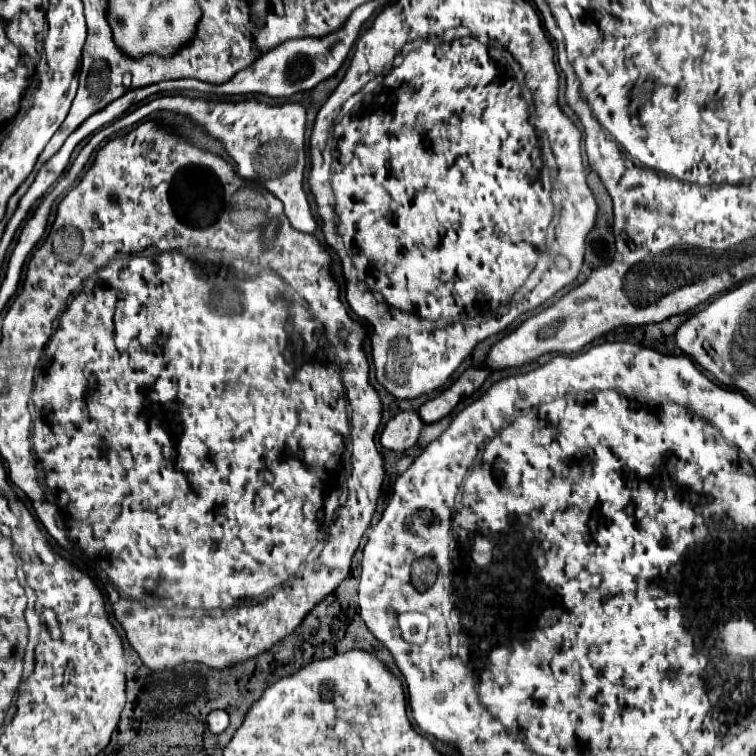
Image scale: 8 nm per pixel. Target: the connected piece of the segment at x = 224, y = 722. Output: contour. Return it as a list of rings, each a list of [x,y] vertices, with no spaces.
[[[212,710],[212,712],[206,716],[206,726],[208,726],[208,730],[210,730],[212,734],[224,732],[226,726],[228,726],[228,722],[230,722],[230,718],[228,718],[228,714],[226,714],[224,710]]]

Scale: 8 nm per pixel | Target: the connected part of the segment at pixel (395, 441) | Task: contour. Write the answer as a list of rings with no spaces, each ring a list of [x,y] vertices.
[[[400,412],[384,426],[380,446],[392,452],[404,452],[416,444],[422,426],[424,424],[416,412]]]

